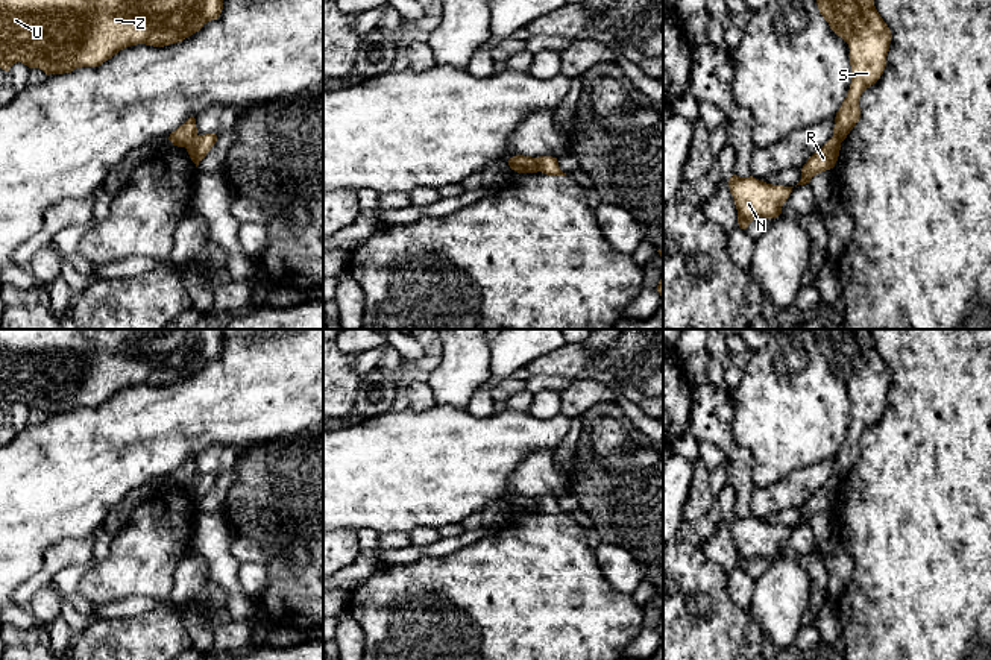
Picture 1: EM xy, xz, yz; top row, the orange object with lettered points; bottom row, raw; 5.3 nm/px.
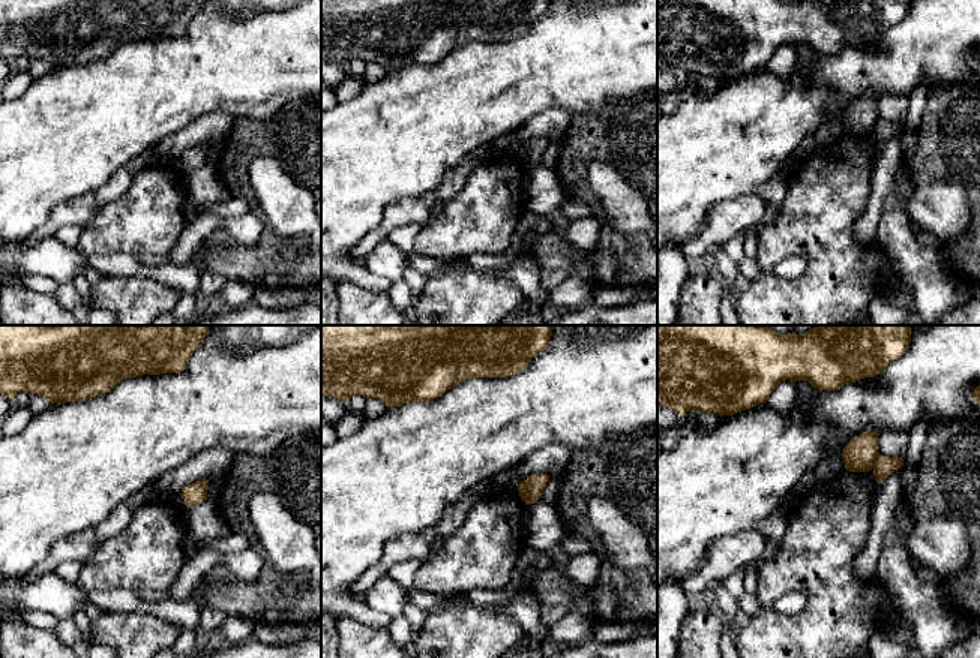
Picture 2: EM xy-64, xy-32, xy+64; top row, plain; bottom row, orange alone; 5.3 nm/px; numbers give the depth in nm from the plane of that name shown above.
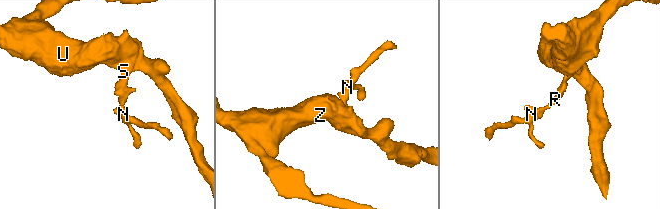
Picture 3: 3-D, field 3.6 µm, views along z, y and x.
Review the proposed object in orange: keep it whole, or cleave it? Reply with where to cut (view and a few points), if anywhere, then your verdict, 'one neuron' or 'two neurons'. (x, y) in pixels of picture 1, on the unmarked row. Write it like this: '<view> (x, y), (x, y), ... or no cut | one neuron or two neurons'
xy (196, 474), (185, 487) | two neurons

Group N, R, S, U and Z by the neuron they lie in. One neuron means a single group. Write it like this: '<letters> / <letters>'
N R / S U Z

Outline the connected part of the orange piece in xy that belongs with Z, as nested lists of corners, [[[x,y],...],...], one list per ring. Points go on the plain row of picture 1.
[[[0,329],[0,408],[9,411],[14,404],[21,402],[29,408],[42,410],[47,416],[64,414],[82,407],[99,407],[131,385],[176,384],[199,372],[208,361],[217,360],[223,349],[223,337],[225,329]]]

